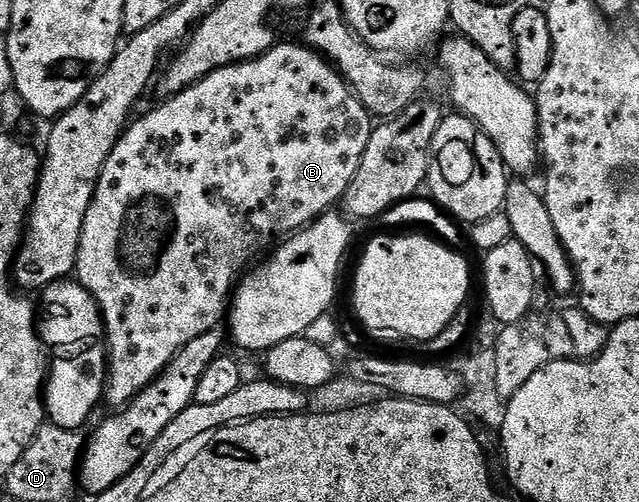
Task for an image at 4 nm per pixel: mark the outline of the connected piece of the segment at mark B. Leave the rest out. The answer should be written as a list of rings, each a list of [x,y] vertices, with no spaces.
[[[283,42],[262,56],[210,72],[193,86],[186,87],[181,94],[165,97],[161,106],[154,107],[140,119],[137,117],[129,125],[102,168],[90,212],[86,212],[86,224],[82,224],[82,240],[74,274],[80,285],[88,289],[90,296],[94,296],[104,318],[108,351],[104,398],[110,405],[116,406],[112,408],[123,408],[134,401],[155,378],[159,378],[161,372],[172,363],[176,353],[186,348],[190,340],[217,329],[221,325],[220,321],[223,318],[225,321],[229,313],[230,299],[245,271],[257,260],[263,259],[281,240],[329,213],[335,207],[332,205],[335,202],[337,205],[343,199],[362,164],[363,153],[366,152],[374,129],[373,115],[360,103],[356,93],[348,87],[347,80],[324,55],[317,54],[303,44],[295,46],[292,42]]]

